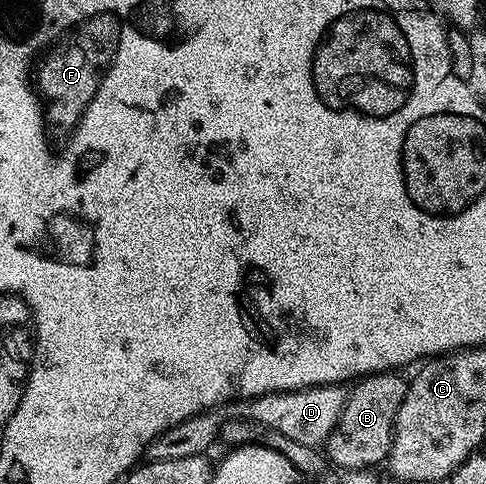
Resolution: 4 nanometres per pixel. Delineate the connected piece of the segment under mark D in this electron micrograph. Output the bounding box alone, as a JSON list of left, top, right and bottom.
[145,384,348,460]

